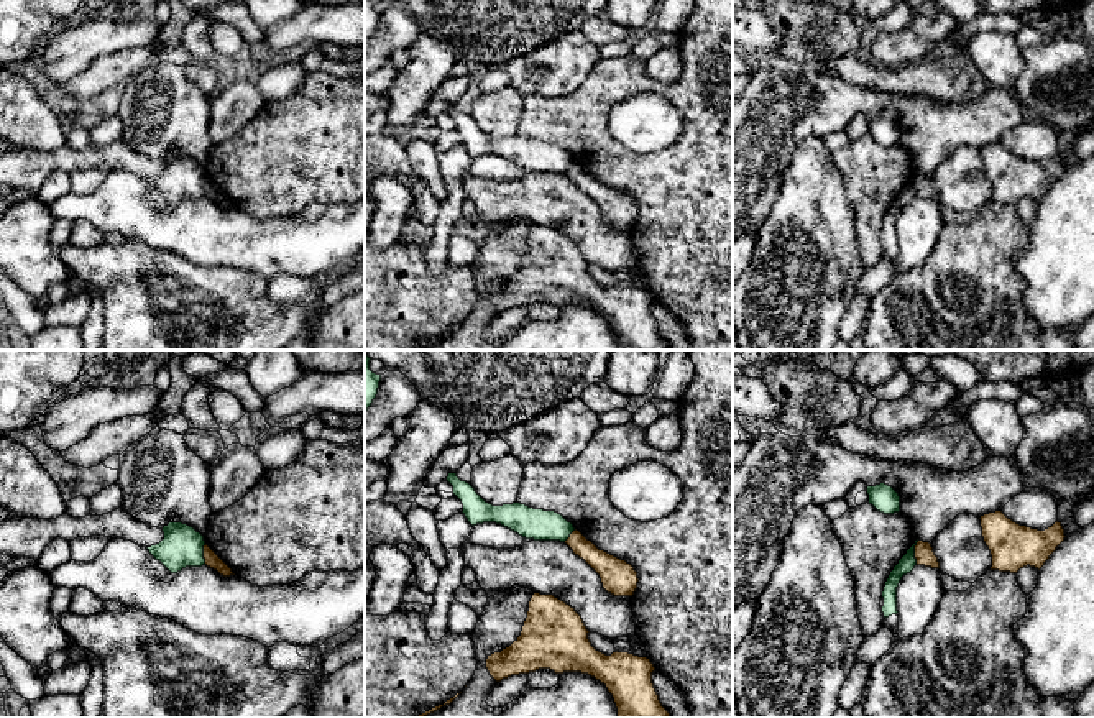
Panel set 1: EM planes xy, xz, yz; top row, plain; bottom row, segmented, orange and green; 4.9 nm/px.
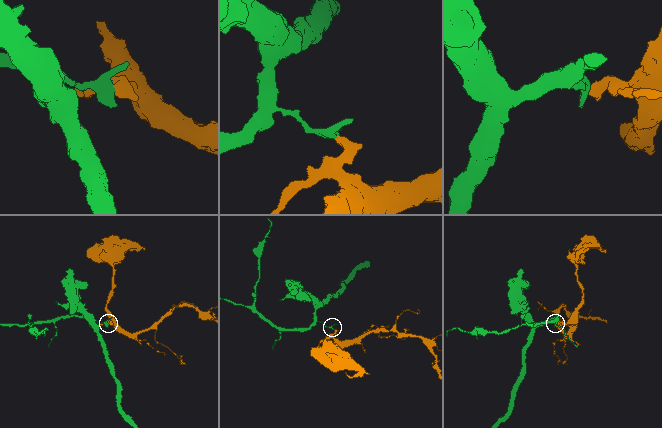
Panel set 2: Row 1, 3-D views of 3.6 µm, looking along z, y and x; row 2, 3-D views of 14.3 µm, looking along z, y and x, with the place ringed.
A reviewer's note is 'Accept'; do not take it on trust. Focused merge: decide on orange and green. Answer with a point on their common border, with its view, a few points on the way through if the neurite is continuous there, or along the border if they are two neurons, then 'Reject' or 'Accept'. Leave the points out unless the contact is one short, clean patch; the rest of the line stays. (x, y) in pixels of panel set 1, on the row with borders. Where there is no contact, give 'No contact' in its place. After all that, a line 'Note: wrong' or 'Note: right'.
Touches orange at yz (915, 552). Boundary: yz (919, 541), (915, 546), (915, 564). Reject
Note: wrong

